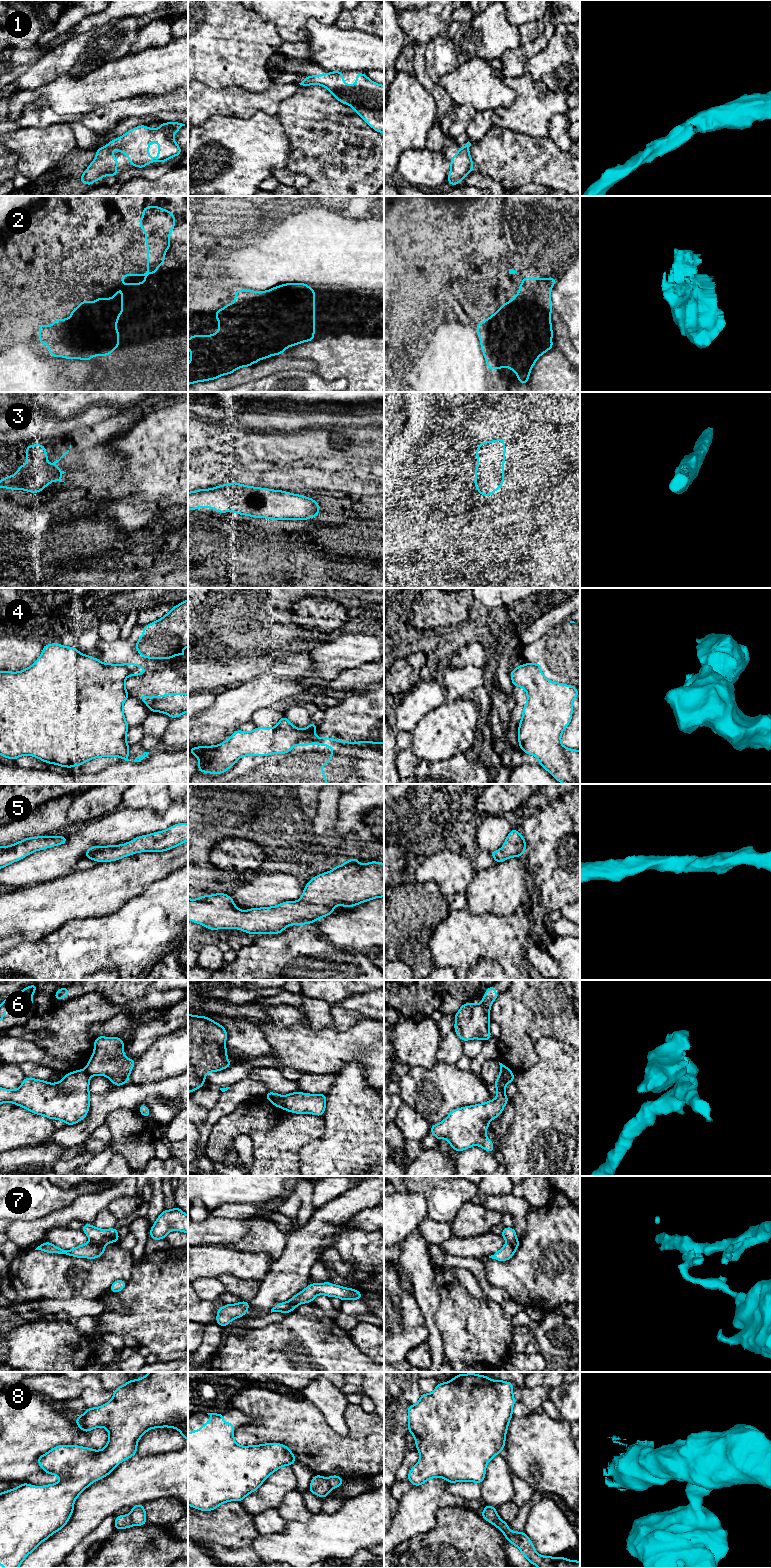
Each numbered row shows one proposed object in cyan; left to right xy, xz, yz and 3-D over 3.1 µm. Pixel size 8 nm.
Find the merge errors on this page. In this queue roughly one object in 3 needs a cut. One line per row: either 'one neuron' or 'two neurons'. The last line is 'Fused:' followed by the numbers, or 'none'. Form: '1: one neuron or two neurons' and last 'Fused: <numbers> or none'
1: one neuron
2: one neuron
3: one neuron
4: two neurons
5: one neuron
6: two neurons
7: two neurons
8: two neurons
Fused: 4, 6, 7, 8

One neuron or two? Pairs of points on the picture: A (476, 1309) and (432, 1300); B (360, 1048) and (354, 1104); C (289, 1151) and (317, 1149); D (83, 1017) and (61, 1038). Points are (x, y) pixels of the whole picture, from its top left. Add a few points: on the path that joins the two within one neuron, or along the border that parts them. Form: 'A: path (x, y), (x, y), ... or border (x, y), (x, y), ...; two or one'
A: border (439, 1293), (435, 1324); two
B: border (337, 1073), (350, 1062), (358, 1061), (368, 1083); two
C: border (320, 1137), (306, 1143), (300, 1149), (299, 1165); two
D: path (78, 1021), (66, 1033); one

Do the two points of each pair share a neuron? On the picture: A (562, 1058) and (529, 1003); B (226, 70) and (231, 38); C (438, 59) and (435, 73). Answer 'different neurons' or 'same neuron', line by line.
A: different neurons
B: same neuron
C: same neuron

